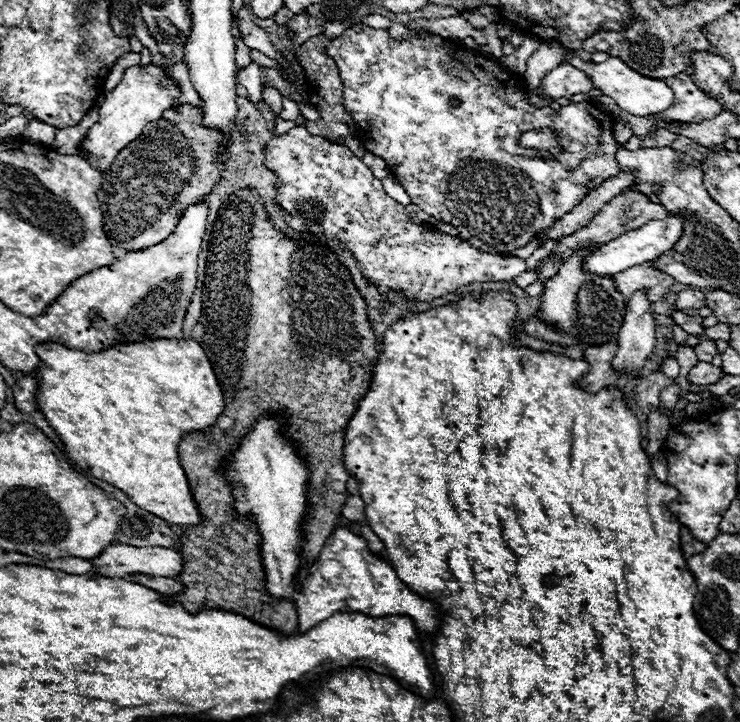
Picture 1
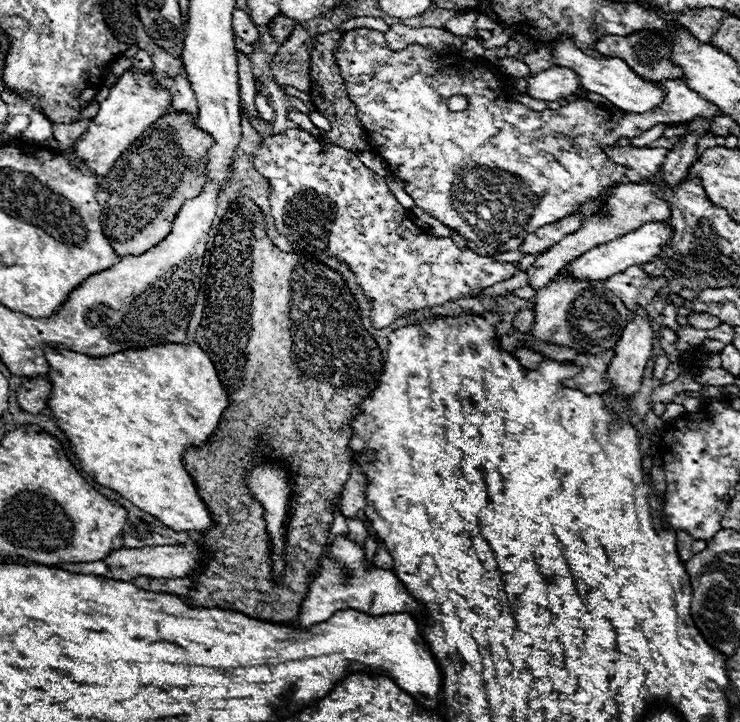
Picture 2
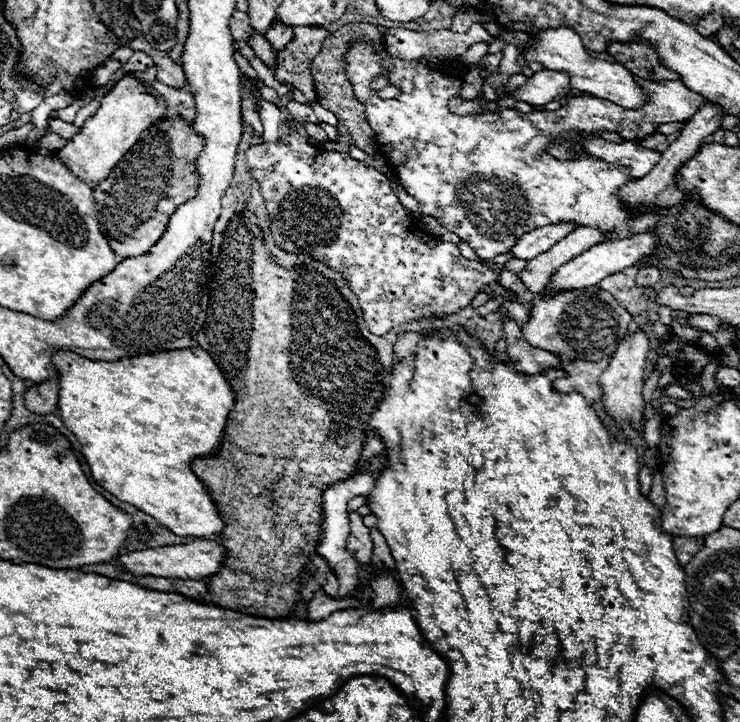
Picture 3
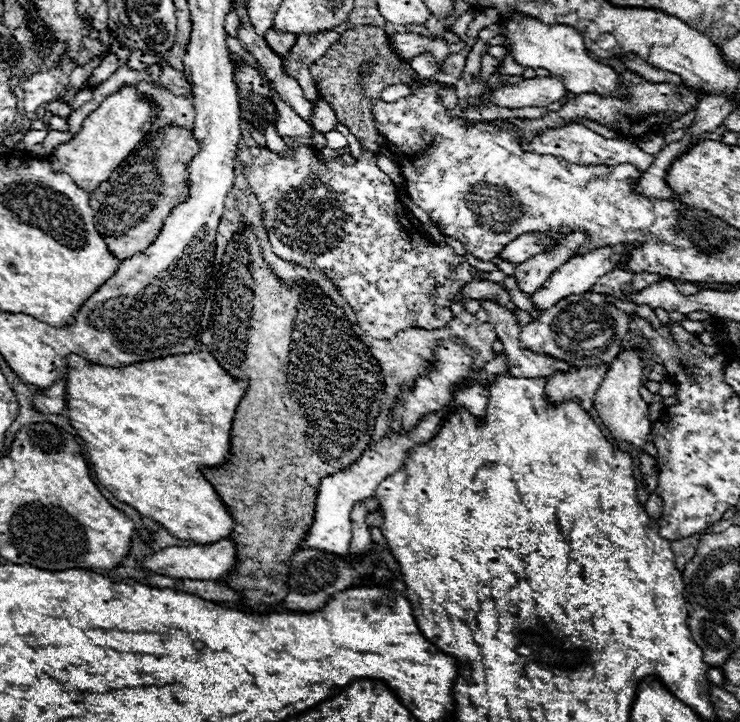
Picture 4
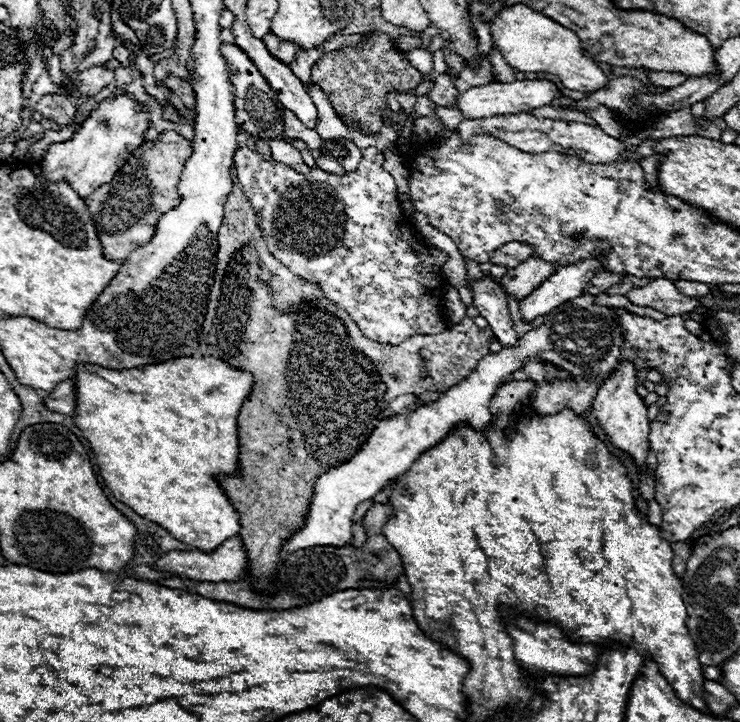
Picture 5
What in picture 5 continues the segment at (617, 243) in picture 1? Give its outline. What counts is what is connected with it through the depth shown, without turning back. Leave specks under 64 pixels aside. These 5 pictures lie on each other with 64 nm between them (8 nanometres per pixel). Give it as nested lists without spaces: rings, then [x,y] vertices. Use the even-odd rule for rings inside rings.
[[[596,258],[560,266],[546,282],[542,282],[530,296],[524,298],[520,304],[522,316],[526,320],[534,320],[536,316],[544,316],[552,308],[580,296],[584,286],[600,272],[604,272],[604,266]]]

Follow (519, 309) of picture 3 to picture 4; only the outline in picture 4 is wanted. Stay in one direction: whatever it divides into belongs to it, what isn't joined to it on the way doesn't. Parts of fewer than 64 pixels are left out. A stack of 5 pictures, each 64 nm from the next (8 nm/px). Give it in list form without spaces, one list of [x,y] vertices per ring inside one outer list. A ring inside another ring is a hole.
[[[476,281],[466,284],[464,288],[466,300],[474,300],[474,298],[484,298],[484,300],[492,300],[498,302],[500,306],[504,306],[510,312],[516,312],[514,302],[510,300],[510,294],[496,282],[492,281]]]

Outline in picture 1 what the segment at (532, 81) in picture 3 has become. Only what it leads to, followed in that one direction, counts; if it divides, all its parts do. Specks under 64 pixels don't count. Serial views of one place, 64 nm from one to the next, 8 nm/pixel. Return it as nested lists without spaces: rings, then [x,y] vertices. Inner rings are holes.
[[[560,64],[550,70],[542,80],[542,92],[550,98],[570,98],[574,94],[586,94],[594,90],[594,82],[584,70],[572,64]]]

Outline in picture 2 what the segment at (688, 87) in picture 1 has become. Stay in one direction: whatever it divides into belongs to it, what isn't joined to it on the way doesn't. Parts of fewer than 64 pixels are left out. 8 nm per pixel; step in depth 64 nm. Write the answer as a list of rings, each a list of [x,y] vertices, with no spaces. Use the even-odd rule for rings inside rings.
[[[368,28],[348,30],[334,52],[346,82],[348,100],[358,108],[358,118],[364,124],[372,150],[388,162],[390,172],[402,182],[418,208],[462,234],[480,256],[496,256],[520,248],[524,238],[534,230],[566,218],[586,200],[600,196],[610,184],[626,180],[626,168],[620,168],[604,154],[604,140],[618,140],[622,134],[640,134],[640,130],[648,130],[654,124],[678,124],[722,114],[716,104],[688,88],[684,78],[660,82],[666,90],[666,100],[662,108],[644,116],[612,112],[590,100],[570,102],[566,112],[562,108],[560,116],[558,110],[536,112],[512,100],[508,94],[510,78],[502,76],[484,58],[468,60],[460,52],[440,54],[420,44],[390,50],[384,34]],[[450,96],[468,98],[468,108],[462,112],[448,110],[446,100]]]

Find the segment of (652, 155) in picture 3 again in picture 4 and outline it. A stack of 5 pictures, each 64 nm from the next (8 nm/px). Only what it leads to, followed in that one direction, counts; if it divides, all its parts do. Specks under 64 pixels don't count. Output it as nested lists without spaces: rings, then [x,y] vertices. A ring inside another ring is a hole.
[[[568,124],[564,128],[542,132],[526,146],[526,150],[534,150],[538,154],[552,154],[552,156],[564,158],[566,162],[572,162],[572,164],[608,164],[608,166],[632,164],[632,166],[636,166],[638,172],[646,172],[650,168],[650,164],[654,162],[652,154],[646,154],[630,140],[626,140],[626,138],[616,138],[616,140],[602,138],[600,134],[588,130],[584,124]]]

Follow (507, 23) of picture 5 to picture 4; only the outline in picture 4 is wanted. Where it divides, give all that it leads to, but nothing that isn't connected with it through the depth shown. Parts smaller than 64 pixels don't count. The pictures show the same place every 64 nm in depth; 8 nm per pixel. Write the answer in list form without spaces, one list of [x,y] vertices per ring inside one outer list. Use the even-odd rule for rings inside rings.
[[[518,16],[514,20],[502,22],[500,26],[502,26],[502,32],[510,38],[506,48],[512,50],[514,60],[520,66],[544,68],[556,76],[562,76],[566,88],[574,94],[592,92],[592,94],[600,94],[600,96],[608,96],[608,98],[626,100],[626,88],[620,84],[618,72],[614,72],[614,68],[590,58],[580,32],[576,32],[574,28],[562,26],[562,24],[558,24],[558,26],[540,24],[540,20],[530,18],[530,16]]]

